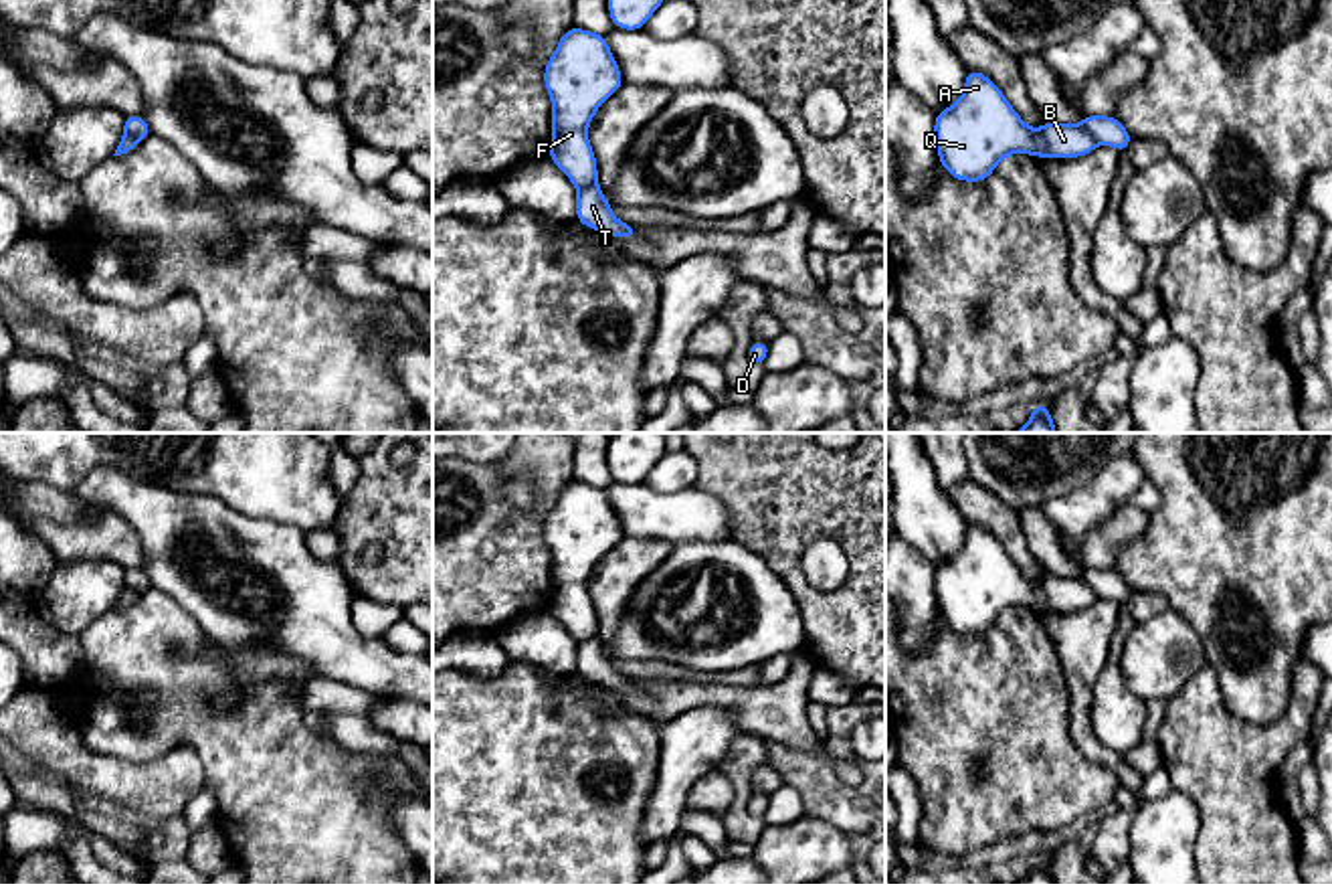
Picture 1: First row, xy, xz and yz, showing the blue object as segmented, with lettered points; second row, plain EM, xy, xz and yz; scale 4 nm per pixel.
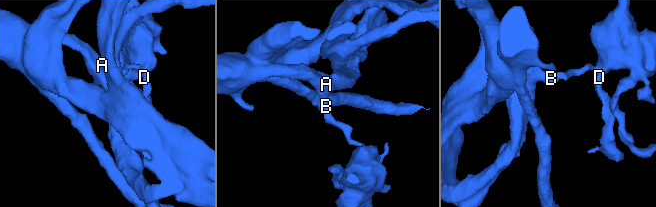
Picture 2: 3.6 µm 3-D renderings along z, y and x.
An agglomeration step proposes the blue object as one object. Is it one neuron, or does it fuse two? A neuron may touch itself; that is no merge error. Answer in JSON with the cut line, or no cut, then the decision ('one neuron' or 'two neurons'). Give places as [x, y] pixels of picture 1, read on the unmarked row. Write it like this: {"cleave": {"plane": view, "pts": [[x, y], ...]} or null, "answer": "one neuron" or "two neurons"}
{"cleave": {"plane": "yz", "pts": [[1082, 575], [1098, 597]]}, "answer": "two neurons"}

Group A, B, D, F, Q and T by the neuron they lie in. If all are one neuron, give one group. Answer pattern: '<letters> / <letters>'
A B F Q / D T

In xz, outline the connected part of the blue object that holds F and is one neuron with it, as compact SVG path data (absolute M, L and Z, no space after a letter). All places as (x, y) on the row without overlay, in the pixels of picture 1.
M568 481L544 522L552 552L552 599L548 611L578 641L598 631L588 579L598 560L623 540L623 528L604 488Z

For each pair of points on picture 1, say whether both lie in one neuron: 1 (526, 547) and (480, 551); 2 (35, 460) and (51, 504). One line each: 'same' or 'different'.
1: same
2: different

